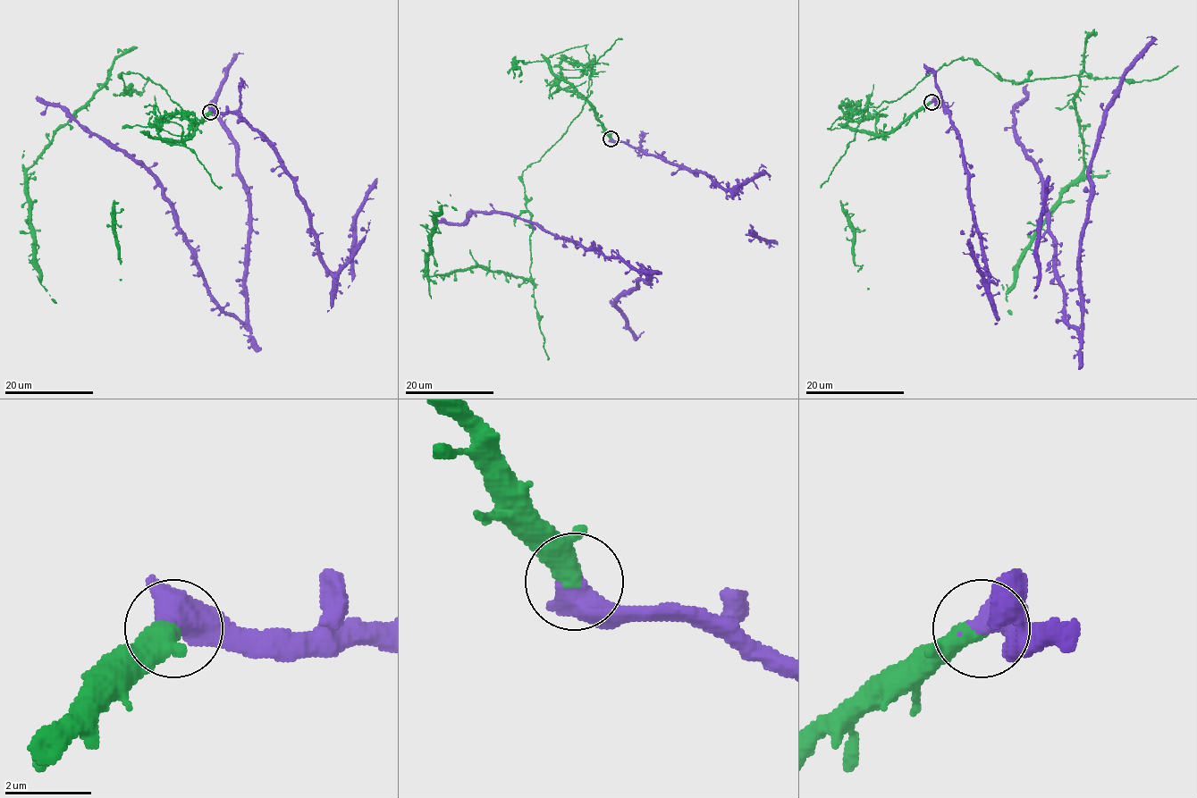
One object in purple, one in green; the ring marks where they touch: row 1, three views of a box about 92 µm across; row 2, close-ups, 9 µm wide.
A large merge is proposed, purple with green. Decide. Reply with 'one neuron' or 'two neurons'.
two neurons

